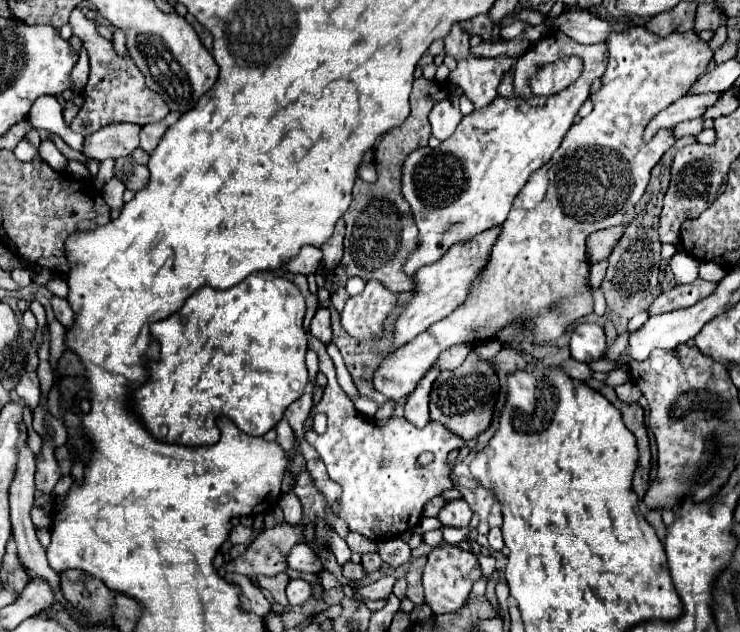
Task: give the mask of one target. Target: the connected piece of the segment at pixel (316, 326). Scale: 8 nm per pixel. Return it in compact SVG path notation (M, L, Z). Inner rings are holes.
M318 308L316 316L312 318L310 324L310 334L320 340L324 346L328 346L332 342L332 328L330 328L330 310L326 308Z

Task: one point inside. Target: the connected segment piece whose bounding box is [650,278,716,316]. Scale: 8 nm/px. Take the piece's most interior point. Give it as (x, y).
(685, 295)

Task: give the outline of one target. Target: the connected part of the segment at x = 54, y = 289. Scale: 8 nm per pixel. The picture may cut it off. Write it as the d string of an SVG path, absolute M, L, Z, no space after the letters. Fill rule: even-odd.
M59 275L50 280L47 284L48 289L56 296L67 299L68 285L67 282Z

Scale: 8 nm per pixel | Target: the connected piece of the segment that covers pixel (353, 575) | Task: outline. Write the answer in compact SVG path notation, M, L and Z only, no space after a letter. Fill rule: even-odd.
M348 562L348 564L344 564L344 568L342 568L342 576L348 578L348 580L352 580L352 582L358 582L358 580L362 580L366 574L364 574L364 570L362 570L362 564Z

